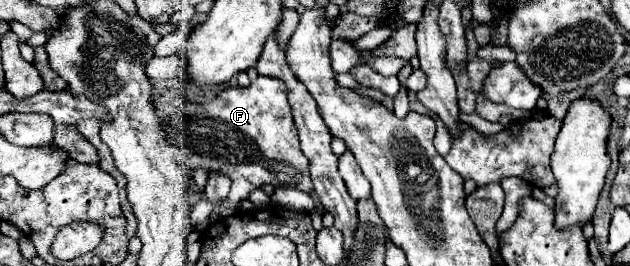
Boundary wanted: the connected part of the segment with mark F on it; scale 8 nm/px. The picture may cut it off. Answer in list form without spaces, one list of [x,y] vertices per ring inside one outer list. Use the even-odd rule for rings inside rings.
[[[258,76],[250,88],[224,88],[206,102],[184,100],[184,108],[164,118],[162,126],[166,138],[184,152],[184,166],[188,170],[206,168],[208,172],[218,172],[232,180],[226,204],[222,202],[210,214],[212,222],[232,216],[240,208],[238,202],[246,200],[252,190],[264,184],[272,184],[274,188],[298,188],[312,194],[308,158],[300,150],[298,128],[286,96],[288,88],[282,80]]]

